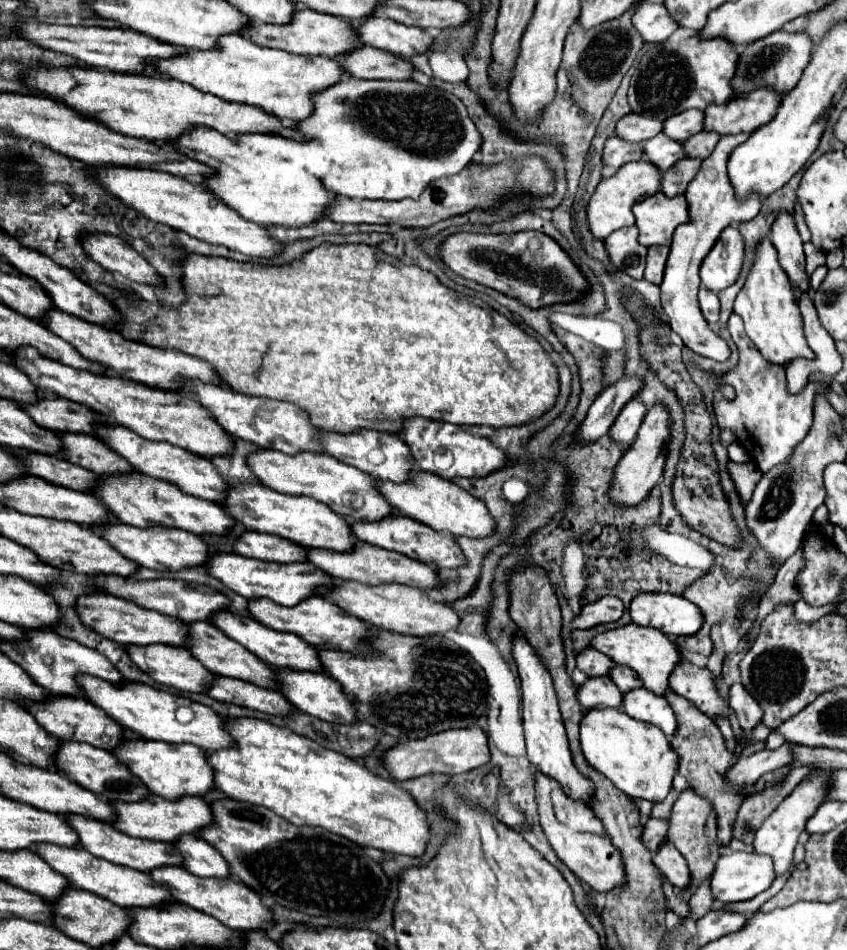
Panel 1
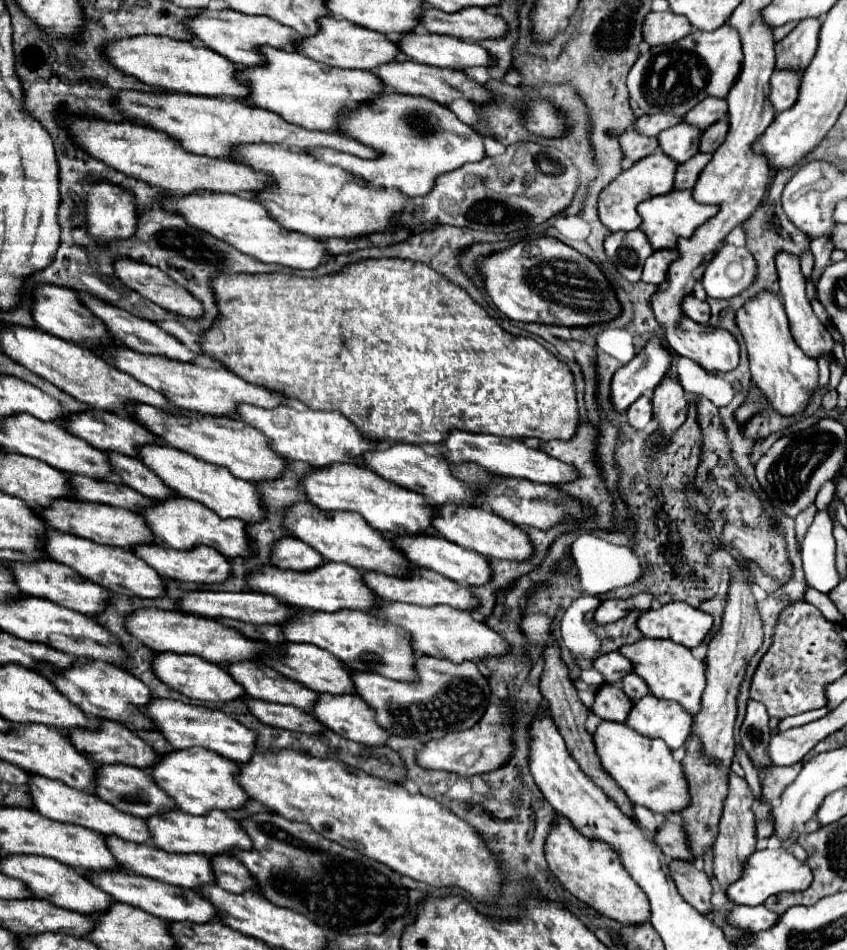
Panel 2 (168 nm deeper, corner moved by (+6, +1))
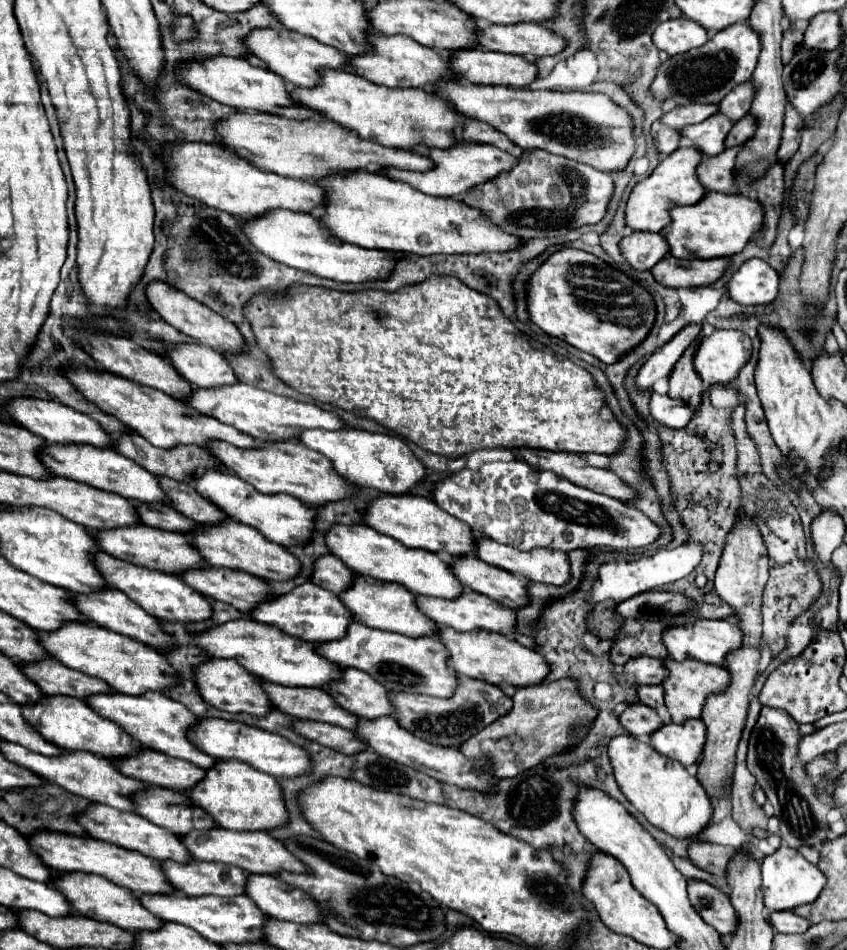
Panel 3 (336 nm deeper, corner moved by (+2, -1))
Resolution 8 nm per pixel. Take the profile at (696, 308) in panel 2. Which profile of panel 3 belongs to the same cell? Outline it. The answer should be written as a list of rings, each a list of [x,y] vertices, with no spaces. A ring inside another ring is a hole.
[[[691,324],[681,328],[665,346],[661,346],[659,350],[655,350],[649,360],[639,368],[637,376],[635,376],[635,386],[639,392],[651,390],[655,386],[657,380],[667,378],[671,368],[675,366],[675,362],[681,358],[681,354],[697,340],[697,336],[701,334],[703,324]]]

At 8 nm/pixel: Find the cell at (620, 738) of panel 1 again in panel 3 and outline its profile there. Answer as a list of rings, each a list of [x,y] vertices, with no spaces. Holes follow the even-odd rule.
[[[615,736],[609,742],[609,758],[619,788],[653,826],[679,838],[693,838],[711,820],[711,800],[697,778],[691,776],[681,764],[675,764],[675,760],[659,756],[659,752],[655,752],[647,742],[635,736]]]

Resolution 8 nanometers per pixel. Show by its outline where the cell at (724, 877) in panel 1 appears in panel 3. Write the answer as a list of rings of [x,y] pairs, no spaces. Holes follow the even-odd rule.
[[[781,846],[779,850],[775,850],[773,854],[763,858],[761,864],[761,874],[763,874],[763,884],[761,884],[761,892],[763,892],[763,904],[767,912],[777,912],[777,910],[791,910],[799,904],[807,904],[813,902],[819,892],[825,886],[825,876],[823,872],[807,862],[799,850],[789,848],[789,846]]]

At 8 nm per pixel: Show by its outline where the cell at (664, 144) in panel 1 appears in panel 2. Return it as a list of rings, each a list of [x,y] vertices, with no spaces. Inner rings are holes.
[[[681,122],[679,126],[663,130],[657,138],[659,138],[659,146],[663,152],[667,152],[677,162],[687,162],[699,152],[701,134],[703,134],[701,128]]]

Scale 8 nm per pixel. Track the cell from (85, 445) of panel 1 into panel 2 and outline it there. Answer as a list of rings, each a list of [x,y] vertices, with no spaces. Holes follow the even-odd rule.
[[[107,452],[107,454],[111,454],[111,462],[115,462],[115,474],[119,474],[123,484],[127,484],[129,488],[155,500],[167,500],[177,496],[175,490],[171,490],[157,474],[153,474],[137,458],[127,458],[115,452]]]

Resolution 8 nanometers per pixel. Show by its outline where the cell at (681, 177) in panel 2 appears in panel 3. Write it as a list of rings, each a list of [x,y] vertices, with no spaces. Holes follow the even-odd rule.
[[[727,148],[719,156],[703,158],[697,168],[697,178],[707,190],[729,194],[733,192],[733,166],[739,148]]]

